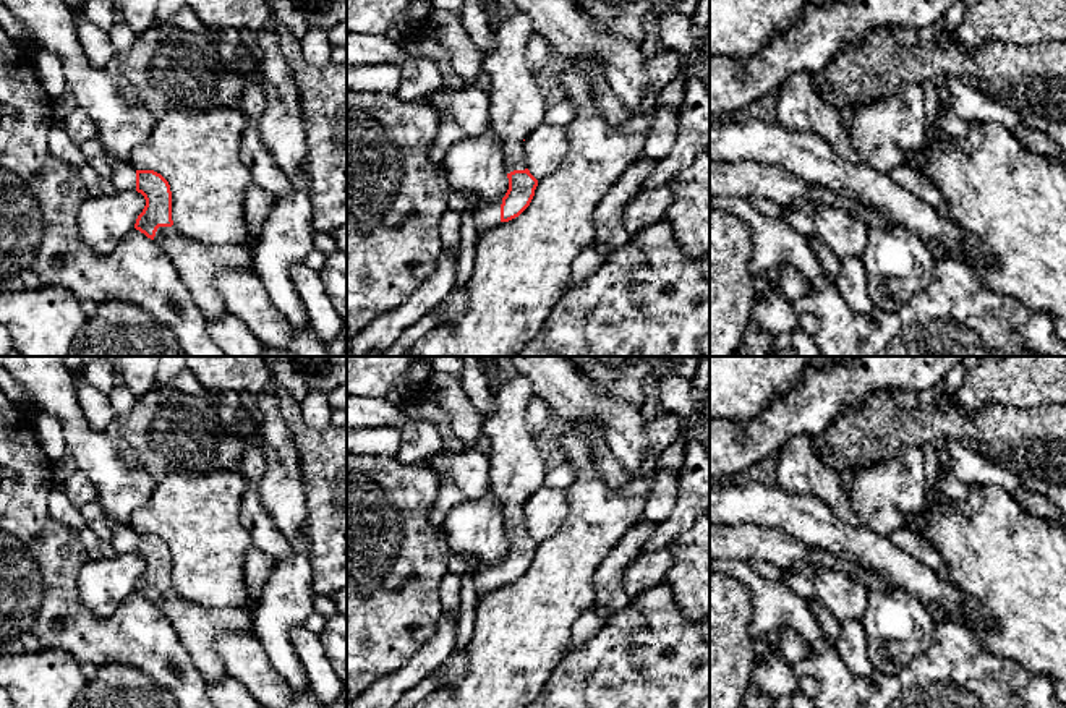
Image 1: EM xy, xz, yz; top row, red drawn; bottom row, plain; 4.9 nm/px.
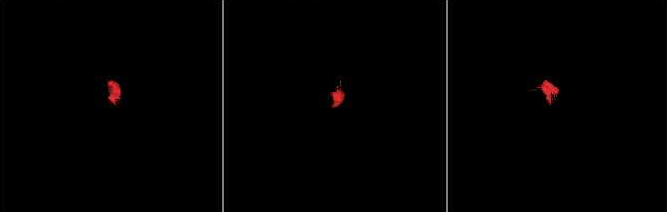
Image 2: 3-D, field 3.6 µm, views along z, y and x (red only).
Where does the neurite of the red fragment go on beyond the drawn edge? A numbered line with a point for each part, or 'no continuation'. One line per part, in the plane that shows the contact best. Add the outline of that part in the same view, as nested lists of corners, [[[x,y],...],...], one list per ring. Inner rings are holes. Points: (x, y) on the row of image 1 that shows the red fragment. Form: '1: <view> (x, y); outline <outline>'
1: xy (123, 175); outline [[[107,156],[107,159],[112,167],[109,181],[113,185],[115,191],[136,191],[136,168],[115,156]]]
2: xy (198, 264); outline [[[159,227],[154,237],[159,250],[172,261],[207,321],[227,314],[225,301],[215,288],[215,275],[227,267],[251,269],[253,245],[206,246],[172,227]]]

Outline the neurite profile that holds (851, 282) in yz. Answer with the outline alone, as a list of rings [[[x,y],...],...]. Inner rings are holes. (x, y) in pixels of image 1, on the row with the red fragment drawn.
[[[851,256],[839,259],[838,277],[833,285],[854,311],[868,314],[875,309],[868,295],[867,269],[863,267],[860,258]]]

